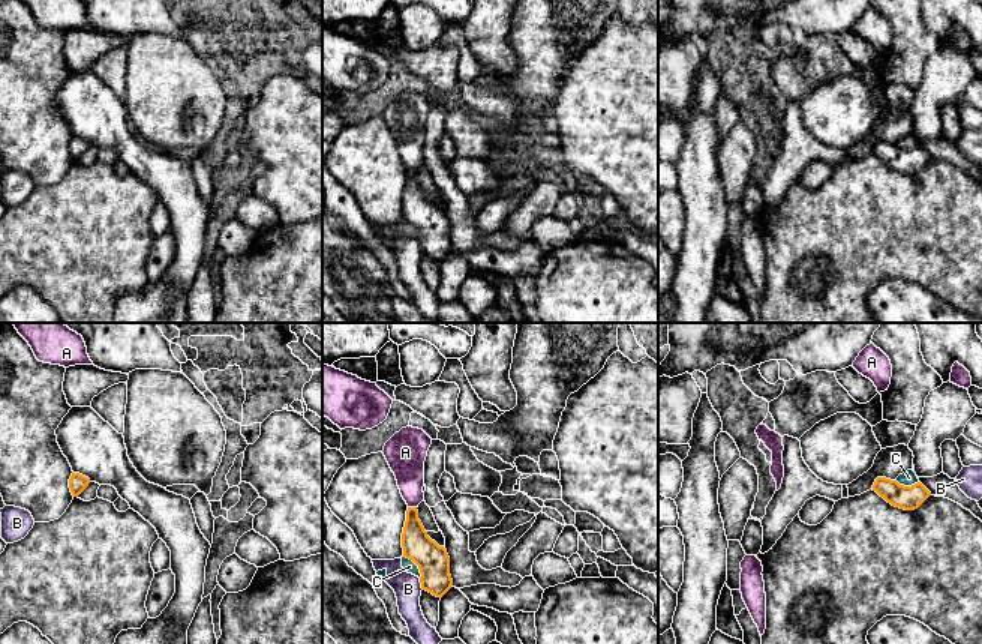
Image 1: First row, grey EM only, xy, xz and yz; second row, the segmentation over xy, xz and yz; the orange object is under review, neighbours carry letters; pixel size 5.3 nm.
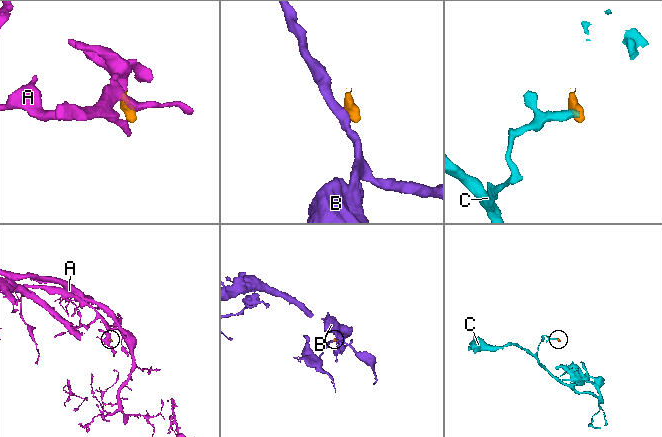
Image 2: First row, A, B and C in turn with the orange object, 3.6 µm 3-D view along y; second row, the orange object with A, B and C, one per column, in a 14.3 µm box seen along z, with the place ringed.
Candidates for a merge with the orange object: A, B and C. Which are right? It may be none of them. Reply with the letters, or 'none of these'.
A

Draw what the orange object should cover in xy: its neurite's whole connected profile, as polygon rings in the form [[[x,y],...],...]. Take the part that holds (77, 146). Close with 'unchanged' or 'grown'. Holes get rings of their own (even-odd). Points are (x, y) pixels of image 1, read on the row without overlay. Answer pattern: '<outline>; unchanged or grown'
[[[72,137],[69,143],[69,152],[73,161],[78,161],[90,147],[90,143],[79,138],[79,137]]]; unchanged

